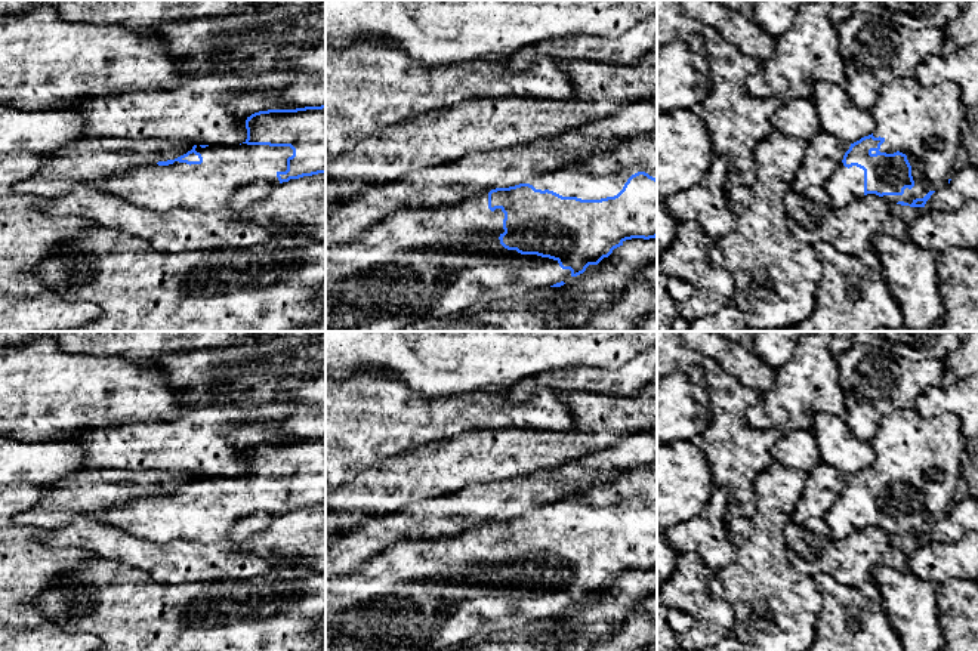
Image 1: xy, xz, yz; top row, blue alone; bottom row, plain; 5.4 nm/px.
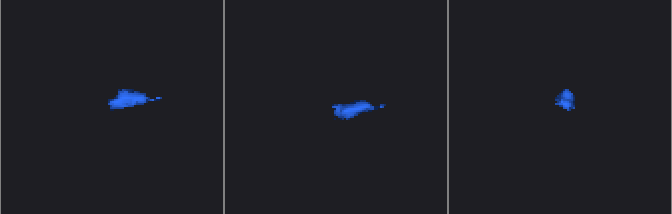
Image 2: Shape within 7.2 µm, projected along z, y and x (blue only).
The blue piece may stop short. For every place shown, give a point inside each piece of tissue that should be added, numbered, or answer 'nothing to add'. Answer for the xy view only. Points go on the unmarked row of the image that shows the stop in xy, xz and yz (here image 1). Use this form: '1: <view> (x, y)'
1: xy (207, 518)

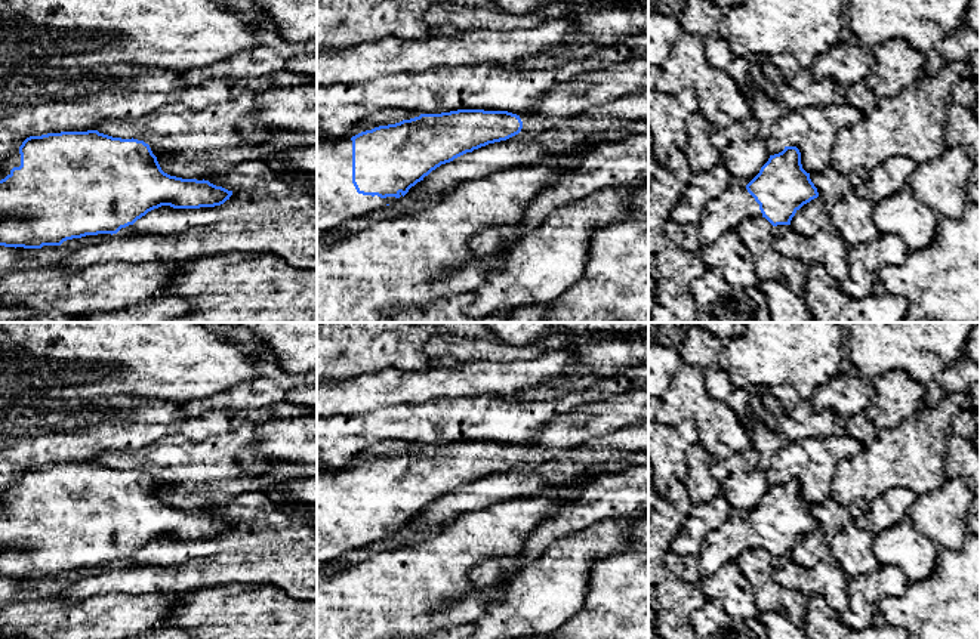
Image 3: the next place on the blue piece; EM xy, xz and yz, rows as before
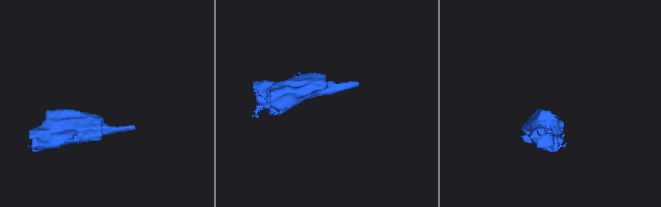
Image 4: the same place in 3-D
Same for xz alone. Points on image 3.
1: xz (338, 531)

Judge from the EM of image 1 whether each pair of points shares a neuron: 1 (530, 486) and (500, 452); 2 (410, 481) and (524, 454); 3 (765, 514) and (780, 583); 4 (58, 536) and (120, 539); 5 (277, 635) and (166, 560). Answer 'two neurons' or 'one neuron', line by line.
1: two neurons
2: one neuron
3: one neuron
4: one neuron
5: two neurons

